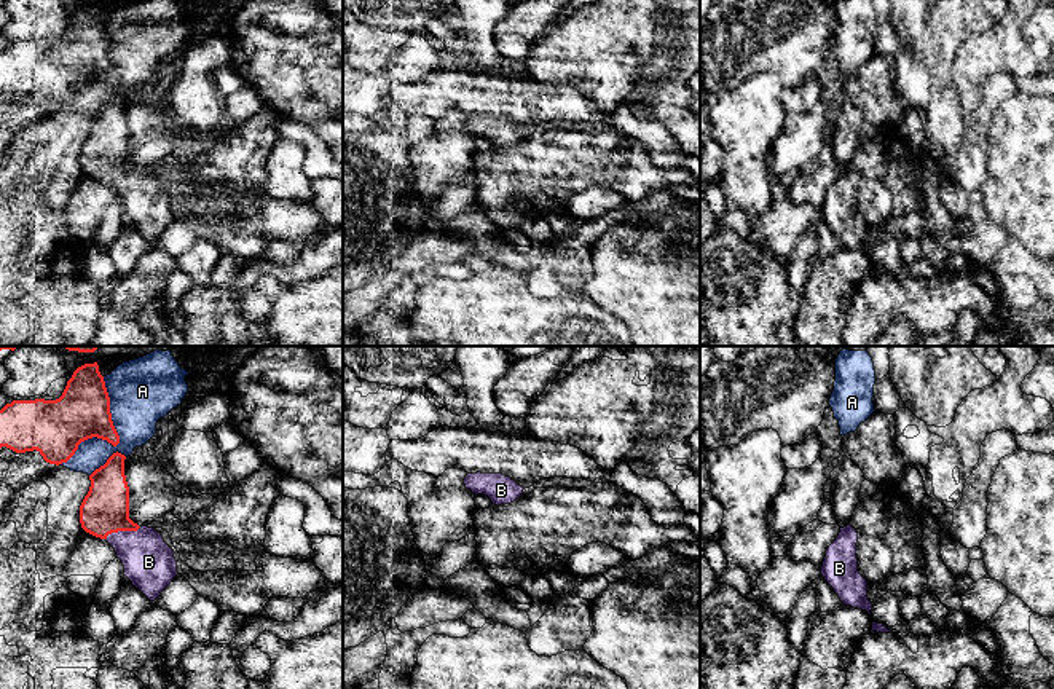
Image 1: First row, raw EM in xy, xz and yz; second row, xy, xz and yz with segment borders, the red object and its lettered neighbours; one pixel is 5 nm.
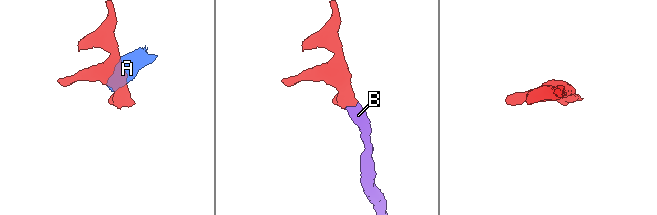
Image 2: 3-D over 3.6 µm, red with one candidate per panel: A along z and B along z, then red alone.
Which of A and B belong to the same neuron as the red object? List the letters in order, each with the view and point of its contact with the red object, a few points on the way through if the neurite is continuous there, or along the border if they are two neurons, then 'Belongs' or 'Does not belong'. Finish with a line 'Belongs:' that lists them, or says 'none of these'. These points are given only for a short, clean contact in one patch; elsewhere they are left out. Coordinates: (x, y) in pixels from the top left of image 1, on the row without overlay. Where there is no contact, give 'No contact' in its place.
A: Touches red at xy (118, 83). Does not belong
B: Touches red at xy (121, 173). Path across: xy (106, 150), (106, 157), (121, 173), (149, 204). Belongs
Belongs: B

